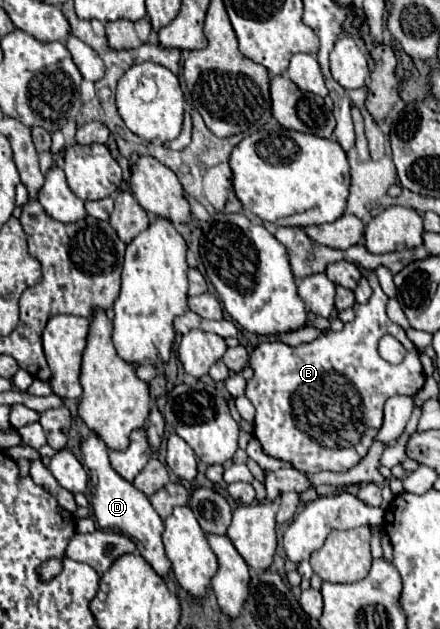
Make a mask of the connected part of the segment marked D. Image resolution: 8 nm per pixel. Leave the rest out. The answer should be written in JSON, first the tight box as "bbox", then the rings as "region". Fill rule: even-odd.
{"bbox":[81,434,171,576],"region":[[[87,434],[81,442],[81,452],[83,452],[83,464],[89,468],[91,474],[91,504],[93,504],[93,512],[97,518],[97,524],[103,530],[119,530],[121,534],[125,534],[127,538],[131,538],[137,544],[139,554],[151,564],[151,568],[159,574],[159,576],[167,576],[171,570],[171,564],[165,556],[165,548],[161,542],[161,534],[165,530],[163,520],[159,518],[159,514],[155,512],[155,508],[151,506],[149,498],[143,492],[137,492],[137,488],[133,488],[131,482],[123,480],[109,464],[109,450],[103,444],[103,440],[97,434]]]}

